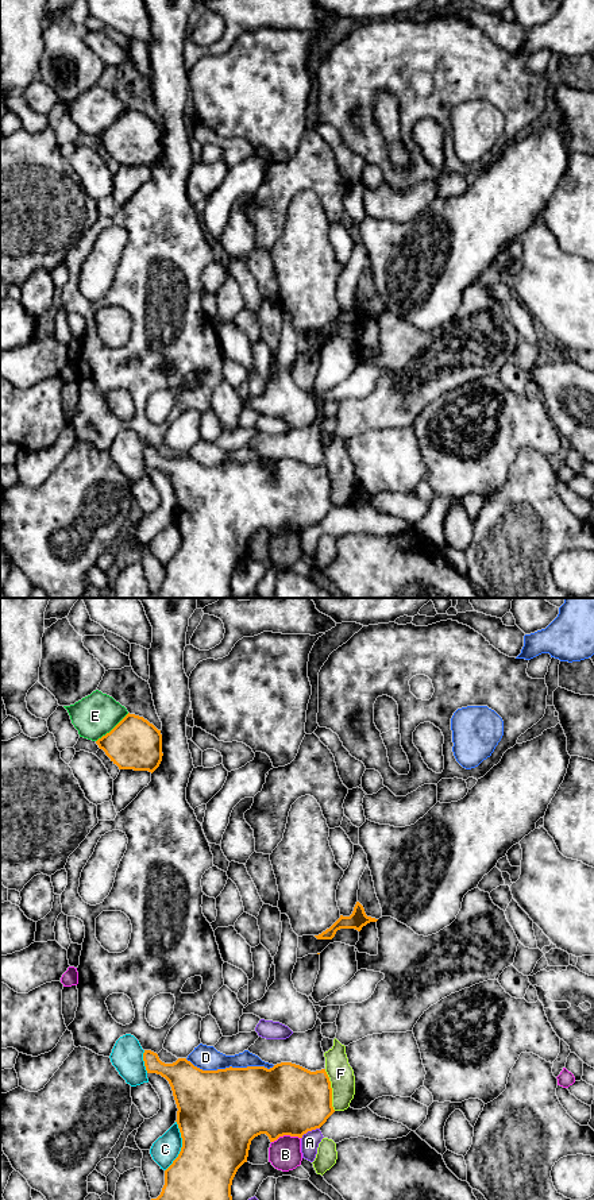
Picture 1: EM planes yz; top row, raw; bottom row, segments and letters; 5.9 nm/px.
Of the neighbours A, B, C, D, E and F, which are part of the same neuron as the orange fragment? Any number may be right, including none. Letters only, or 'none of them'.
none of them

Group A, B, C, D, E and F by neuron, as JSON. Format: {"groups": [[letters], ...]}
{"groups": [["A"], ["B"], ["C"], ["D"], ["E"], ["F"]]}

